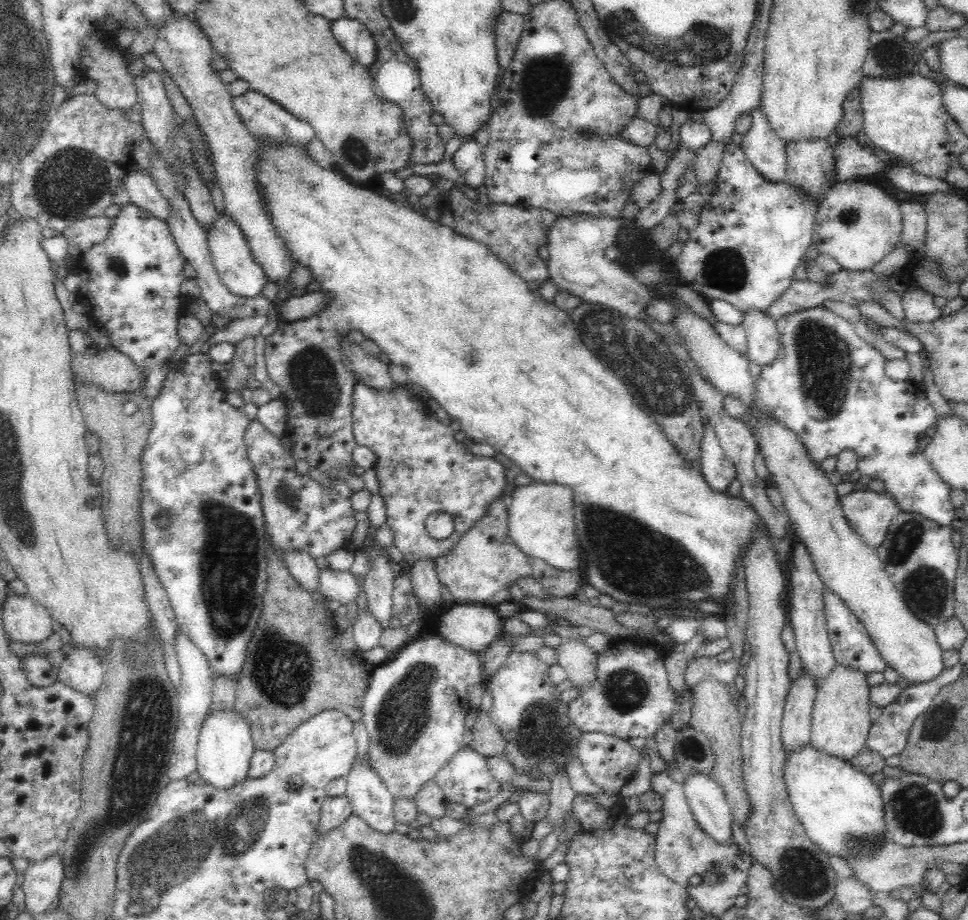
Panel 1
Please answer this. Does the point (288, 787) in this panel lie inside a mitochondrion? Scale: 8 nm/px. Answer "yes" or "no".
yes

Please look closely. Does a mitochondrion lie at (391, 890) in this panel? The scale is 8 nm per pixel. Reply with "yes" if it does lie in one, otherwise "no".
yes

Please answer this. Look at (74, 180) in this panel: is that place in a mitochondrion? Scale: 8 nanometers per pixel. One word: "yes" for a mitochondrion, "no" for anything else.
yes

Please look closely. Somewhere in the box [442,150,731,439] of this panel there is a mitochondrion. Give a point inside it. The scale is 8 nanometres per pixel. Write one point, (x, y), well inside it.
(654, 375)

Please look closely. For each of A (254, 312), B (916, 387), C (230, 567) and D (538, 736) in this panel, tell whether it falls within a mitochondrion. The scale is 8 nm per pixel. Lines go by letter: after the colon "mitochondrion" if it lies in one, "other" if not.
A: other
B: other
C: mitochondrion
D: mitochondrion

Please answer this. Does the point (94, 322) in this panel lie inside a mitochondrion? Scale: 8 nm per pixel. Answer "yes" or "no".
no

